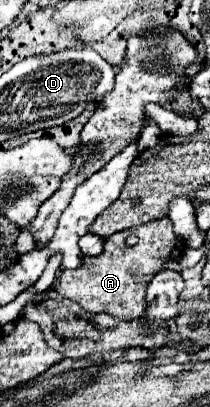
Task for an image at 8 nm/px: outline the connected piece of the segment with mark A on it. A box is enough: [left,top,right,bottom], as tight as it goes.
[54,218,184,320]

